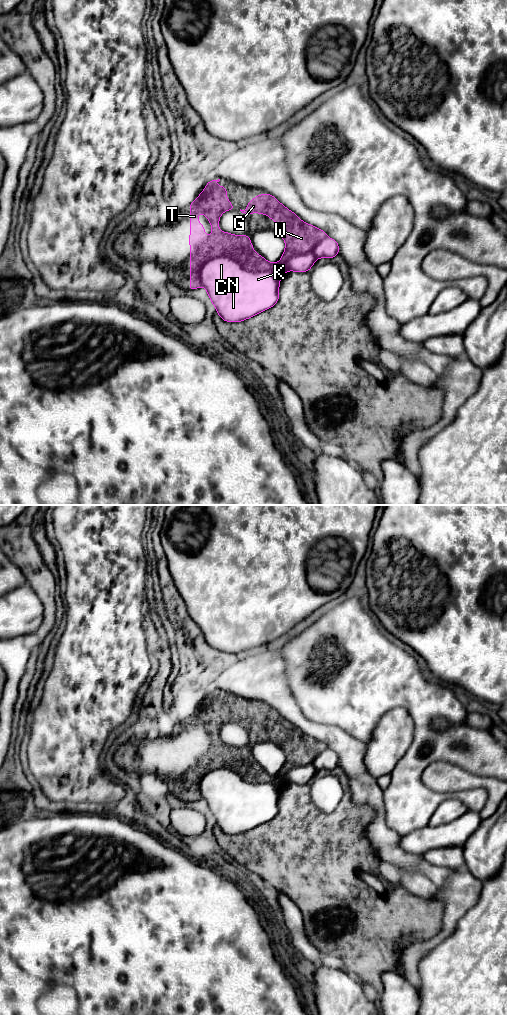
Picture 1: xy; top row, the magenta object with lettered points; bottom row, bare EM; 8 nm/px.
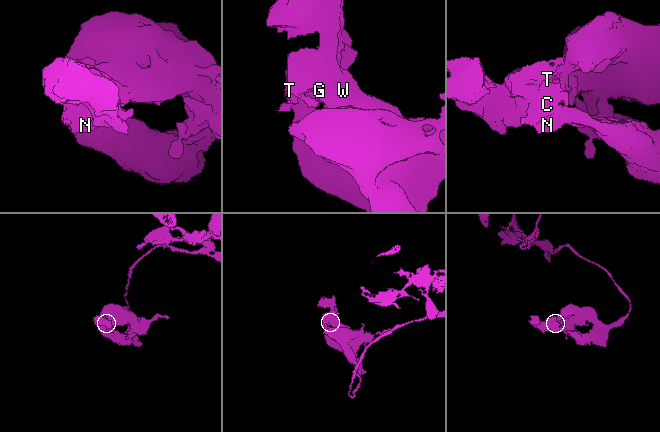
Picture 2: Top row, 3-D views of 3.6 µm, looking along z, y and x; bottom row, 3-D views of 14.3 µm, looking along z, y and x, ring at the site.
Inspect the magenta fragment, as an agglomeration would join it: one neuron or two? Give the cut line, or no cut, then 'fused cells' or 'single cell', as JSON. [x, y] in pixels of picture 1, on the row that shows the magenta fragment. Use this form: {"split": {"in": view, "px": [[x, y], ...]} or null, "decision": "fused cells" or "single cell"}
{"split": {"in": "xy", "px": [[327, 237], [268, 270], [213, 256], [200, 284]]}, "decision": "fused cells"}

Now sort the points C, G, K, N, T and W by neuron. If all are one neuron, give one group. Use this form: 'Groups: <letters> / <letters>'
Groups: C K N / G T W

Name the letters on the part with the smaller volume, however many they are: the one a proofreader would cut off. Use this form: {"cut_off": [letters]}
{"cut_off": ["G", "T", "W"]}

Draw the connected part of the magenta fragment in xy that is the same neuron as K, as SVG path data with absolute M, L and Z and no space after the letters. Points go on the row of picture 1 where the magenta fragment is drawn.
M327 237L312 251L294 255L269 271L248 269L233 256L217 256L201 267L201 285L224 321L240 322L278 302L280 279L285 272L309 271L317 259L331 259L338 254L337 241Z

